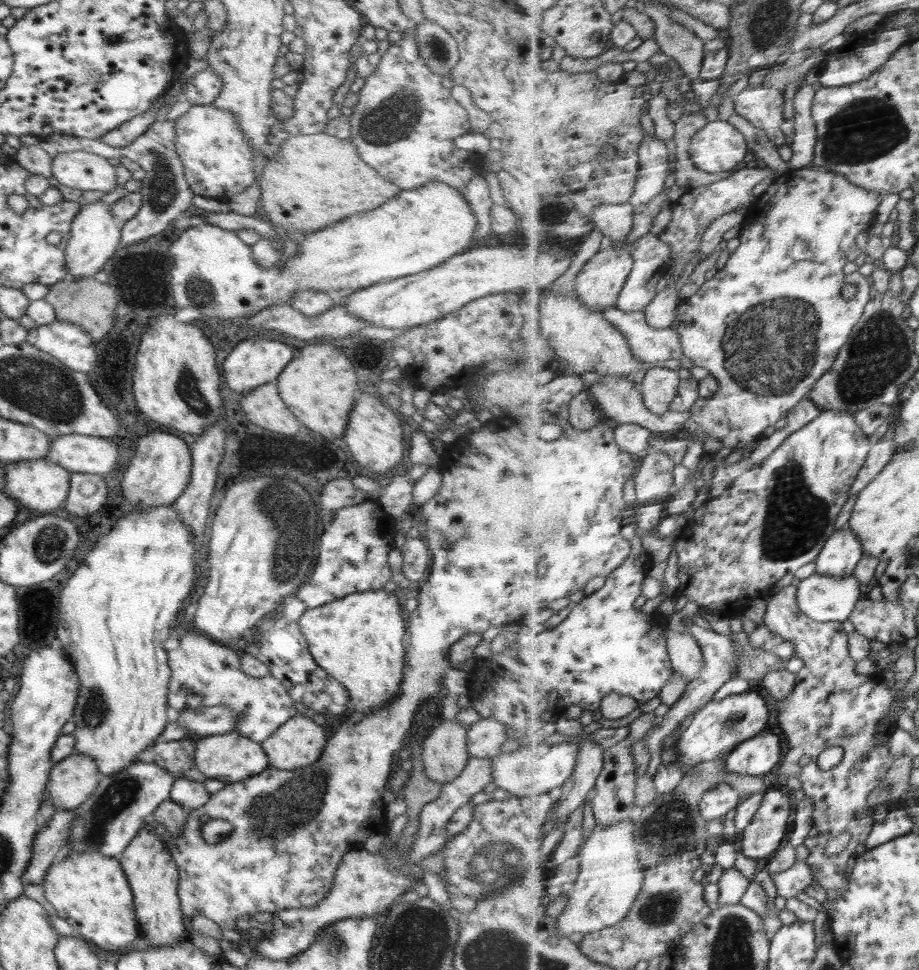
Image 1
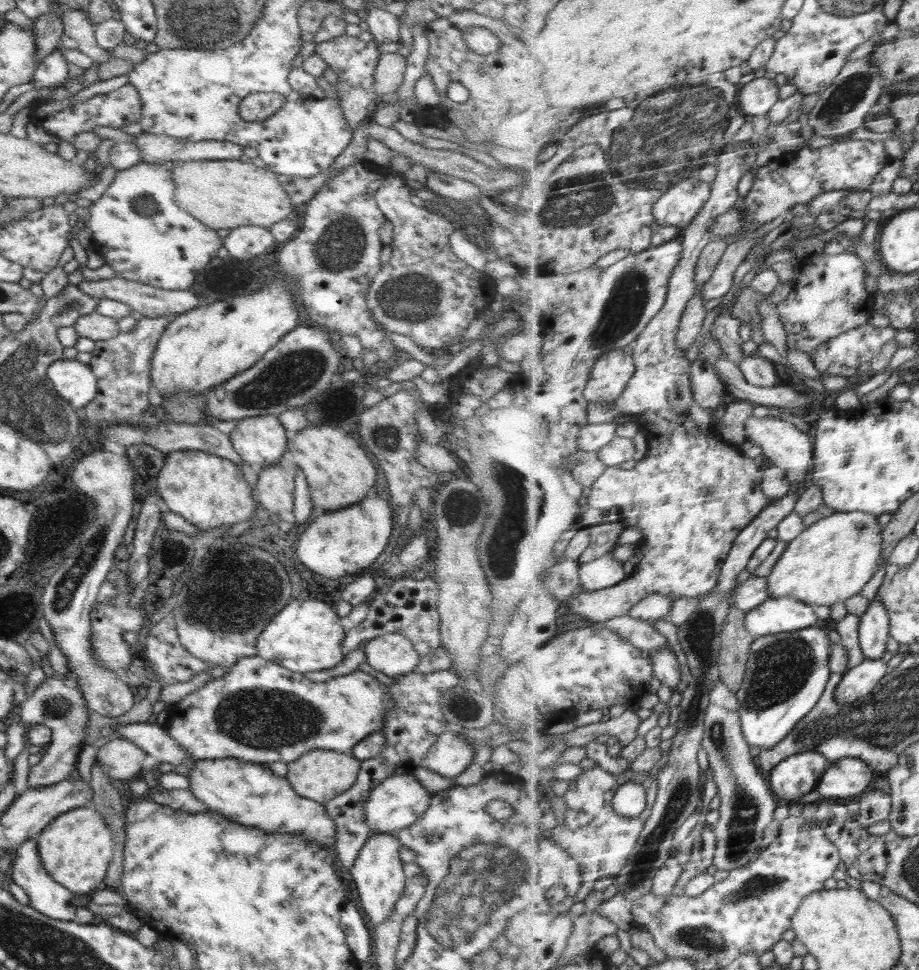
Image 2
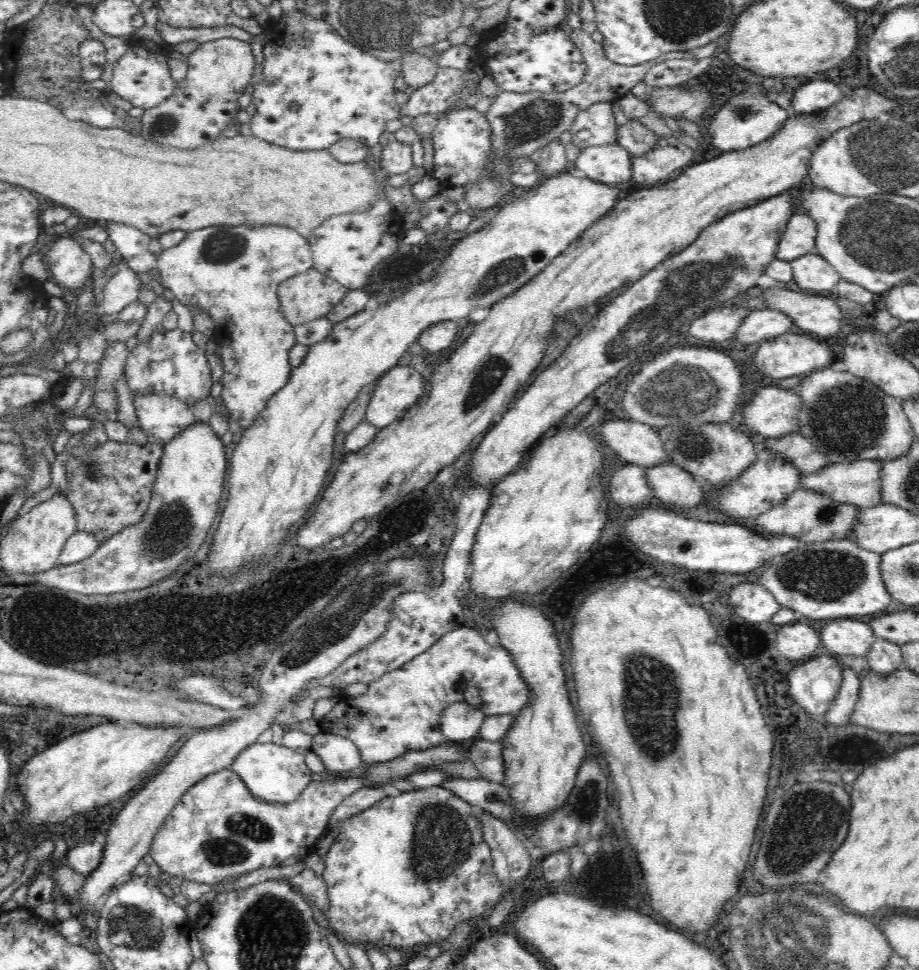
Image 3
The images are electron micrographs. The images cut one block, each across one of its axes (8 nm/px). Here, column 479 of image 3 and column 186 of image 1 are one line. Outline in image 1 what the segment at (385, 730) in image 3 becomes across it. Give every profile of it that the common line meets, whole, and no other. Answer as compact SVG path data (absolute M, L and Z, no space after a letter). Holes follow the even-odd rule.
M191 631L184 634L180 646L167 652L168 666L172 670L167 702L171 712L200 706L230 708L238 714L234 731L260 744L298 712L295 701L278 679L272 675L256 678L243 672L240 654L233 646L217 643L206 633Z

